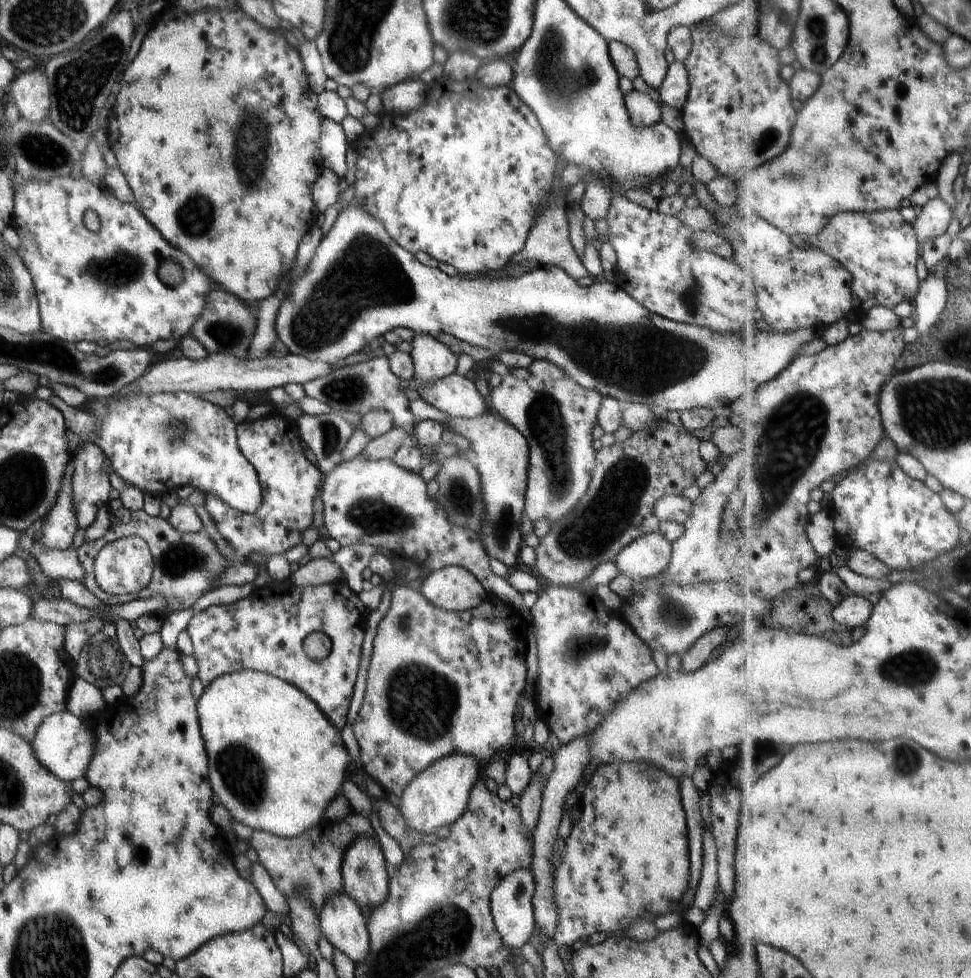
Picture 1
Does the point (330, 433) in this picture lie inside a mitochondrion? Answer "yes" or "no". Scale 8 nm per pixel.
yes

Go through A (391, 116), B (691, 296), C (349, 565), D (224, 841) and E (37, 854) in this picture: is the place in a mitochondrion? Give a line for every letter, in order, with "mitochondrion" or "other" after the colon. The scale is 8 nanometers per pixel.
A: other
B: mitochondrion
C: other
D: other
E: other

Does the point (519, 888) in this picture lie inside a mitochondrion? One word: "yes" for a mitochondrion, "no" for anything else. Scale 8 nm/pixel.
yes

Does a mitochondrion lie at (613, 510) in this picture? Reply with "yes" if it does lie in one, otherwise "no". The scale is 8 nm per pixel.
yes

